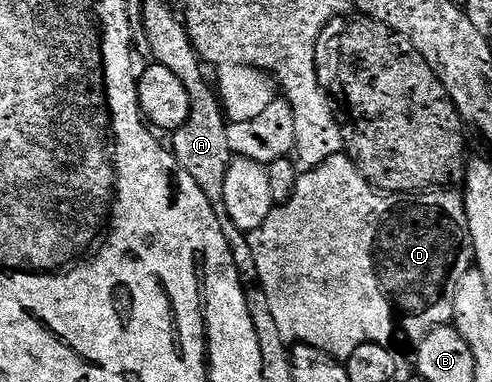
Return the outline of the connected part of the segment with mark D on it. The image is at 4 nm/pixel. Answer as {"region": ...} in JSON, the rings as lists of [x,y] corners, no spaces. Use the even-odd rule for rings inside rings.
{"region":[[[341,153],[322,161],[322,165],[305,170],[296,180],[294,197],[290,201],[273,206],[270,217],[262,221],[256,231],[248,235],[248,244],[256,266],[256,281],[266,293],[266,305],[270,305],[270,314],[278,325],[278,333],[289,344],[322,349],[330,357],[347,361],[350,353],[358,345],[377,343],[383,347],[392,347],[396,343],[419,345],[436,327],[443,327],[453,322],[454,293],[467,271],[473,270],[472,238],[470,225],[466,217],[464,200],[452,189],[437,189],[423,193],[408,193],[401,197],[396,193],[381,193],[364,179],[354,160],[346,153]]]}

